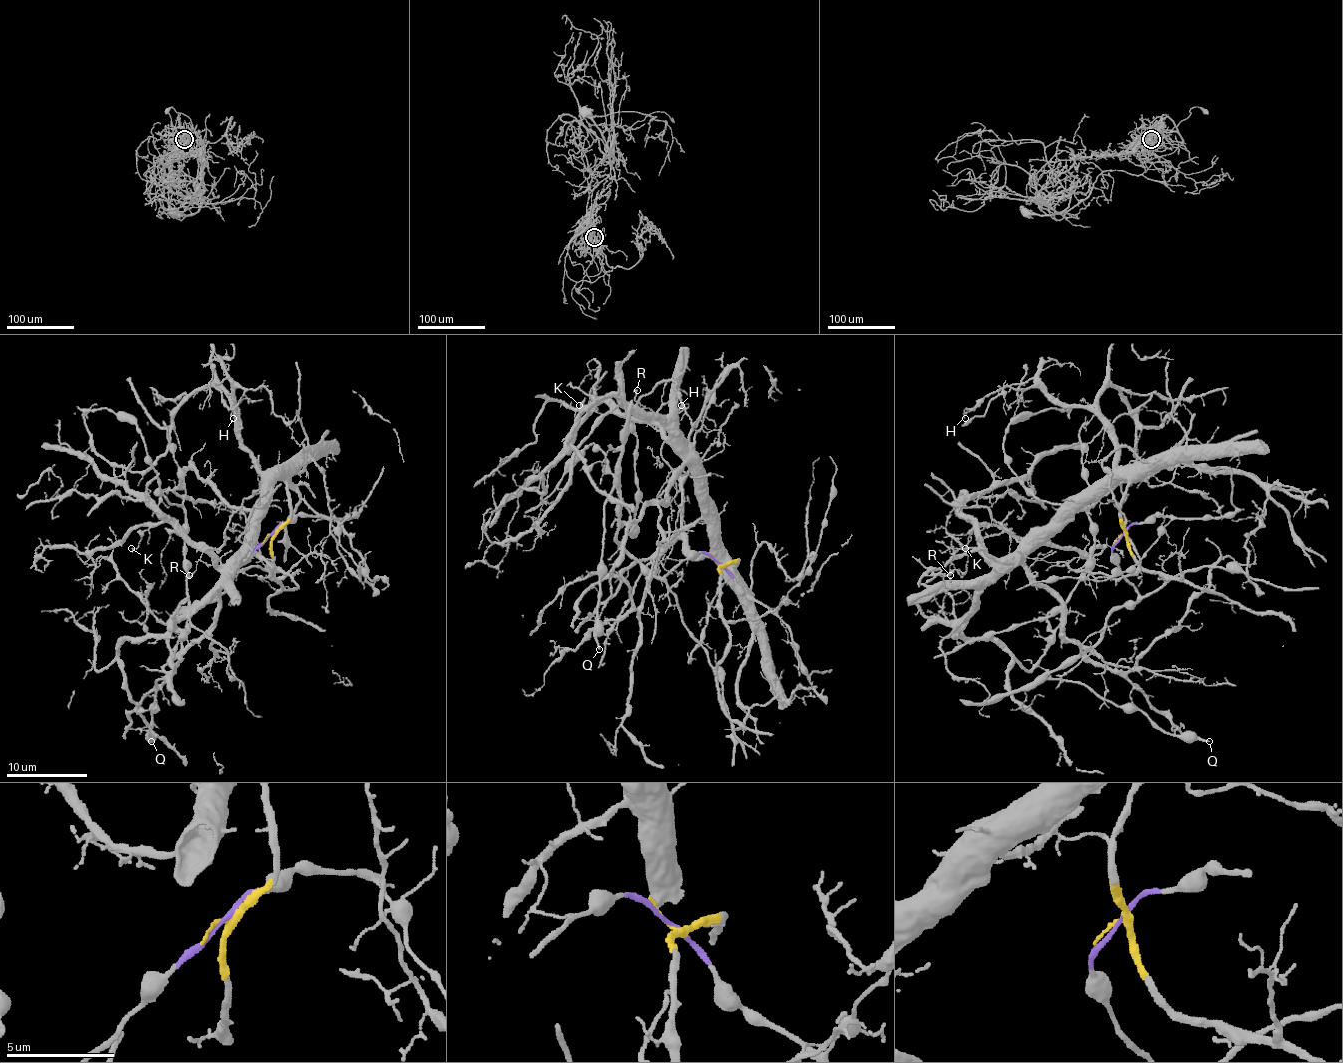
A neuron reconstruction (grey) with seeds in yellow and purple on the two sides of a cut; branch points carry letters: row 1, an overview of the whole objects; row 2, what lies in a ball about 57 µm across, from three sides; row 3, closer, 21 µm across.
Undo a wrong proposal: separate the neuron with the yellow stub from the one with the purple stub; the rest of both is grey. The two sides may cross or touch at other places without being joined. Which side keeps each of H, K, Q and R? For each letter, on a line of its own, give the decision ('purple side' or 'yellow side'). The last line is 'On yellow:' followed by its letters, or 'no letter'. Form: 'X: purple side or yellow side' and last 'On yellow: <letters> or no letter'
H: yellow side
K: yellow side
Q: purple side
R: yellow side
On yellow: H, K, R

